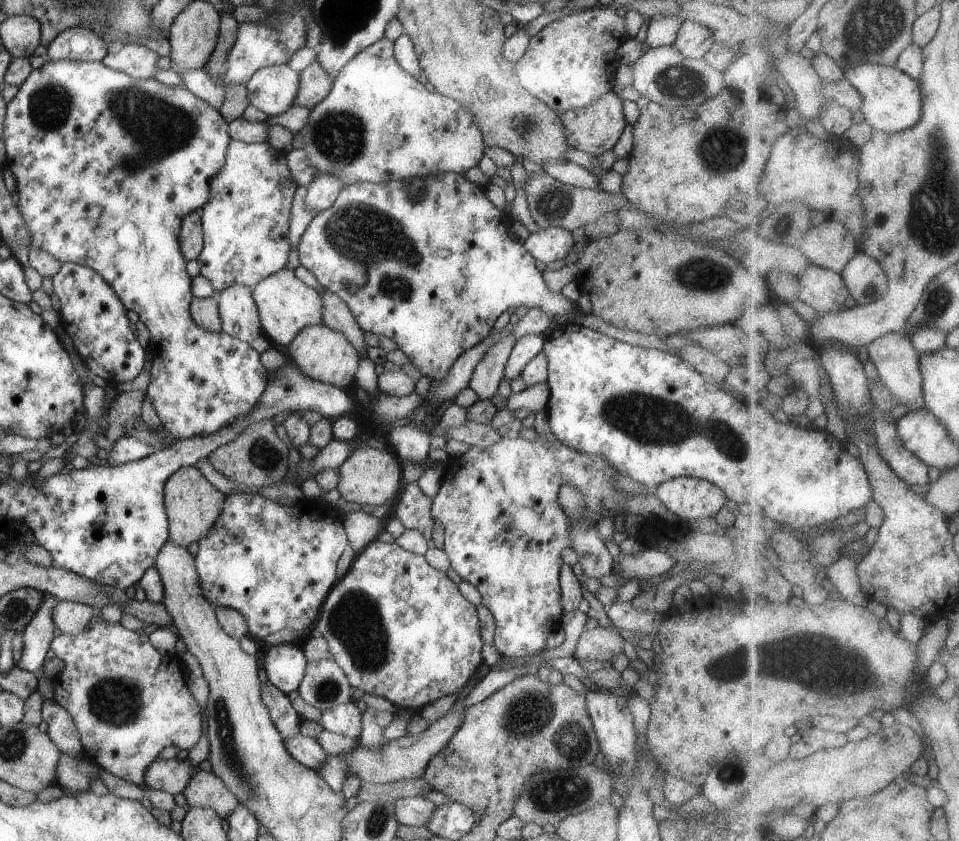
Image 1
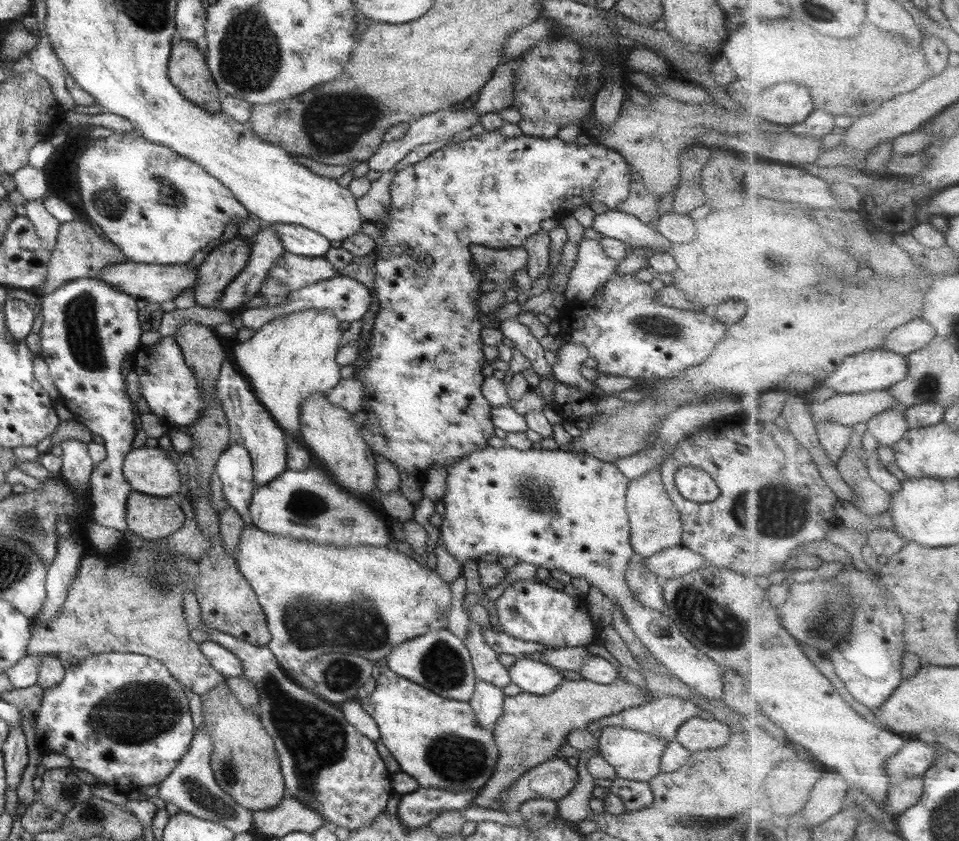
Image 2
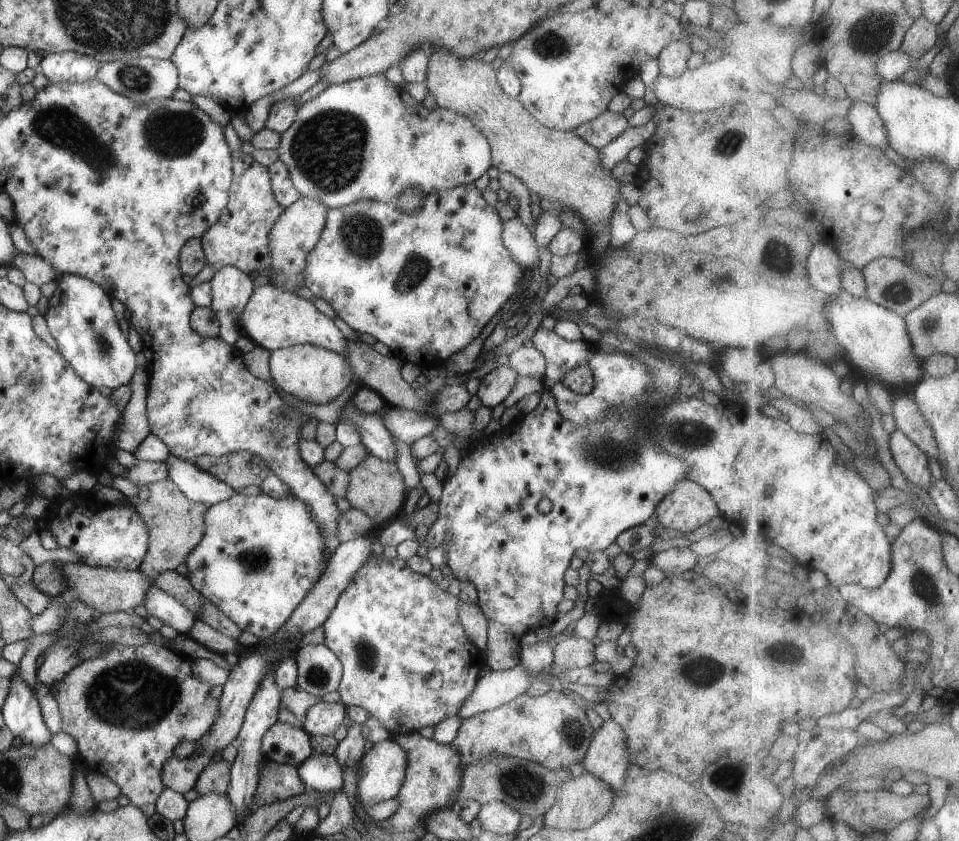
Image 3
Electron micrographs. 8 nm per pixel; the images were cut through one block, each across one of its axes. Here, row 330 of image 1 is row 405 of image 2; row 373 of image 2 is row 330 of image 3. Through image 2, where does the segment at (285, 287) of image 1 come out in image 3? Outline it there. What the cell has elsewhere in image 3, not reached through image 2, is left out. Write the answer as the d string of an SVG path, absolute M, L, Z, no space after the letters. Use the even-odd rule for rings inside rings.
M270 281L253 289L252 296L240 314L242 333L255 345L272 352L300 344L314 344L320 348L328 348L346 356L348 341L344 333L334 324L332 318L316 308L314 303L298 294L286 292L284 288L276 288Z

